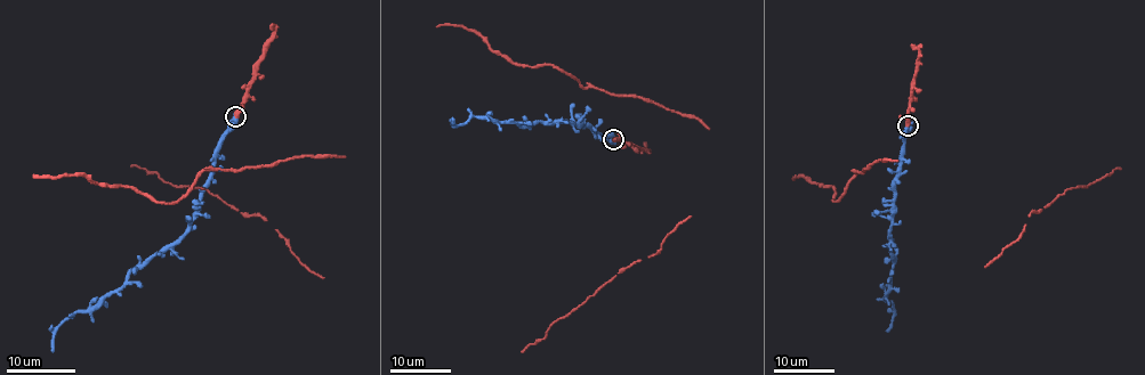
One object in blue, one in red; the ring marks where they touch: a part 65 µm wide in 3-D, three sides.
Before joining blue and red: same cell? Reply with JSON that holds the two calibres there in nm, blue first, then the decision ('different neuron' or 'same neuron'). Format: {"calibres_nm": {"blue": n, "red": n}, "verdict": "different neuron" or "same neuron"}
{"calibres_nm": {"blue": 280, "red": 500}, "verdict": "same neuron"}

